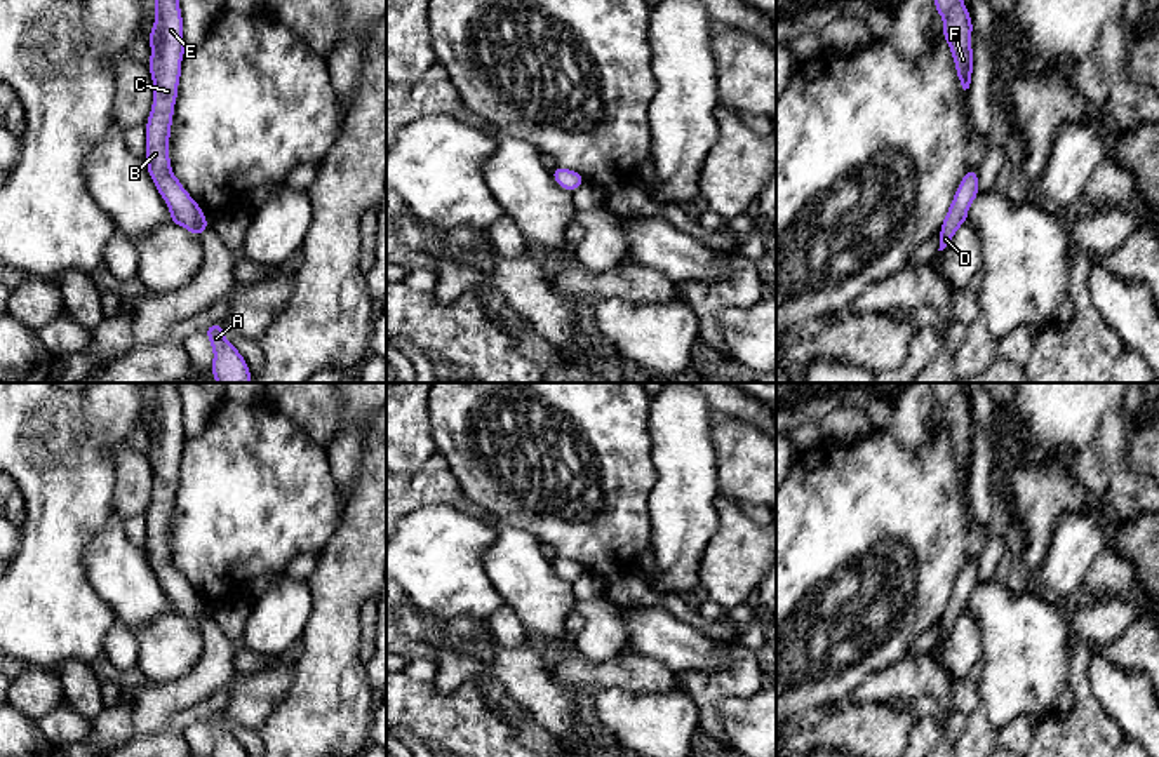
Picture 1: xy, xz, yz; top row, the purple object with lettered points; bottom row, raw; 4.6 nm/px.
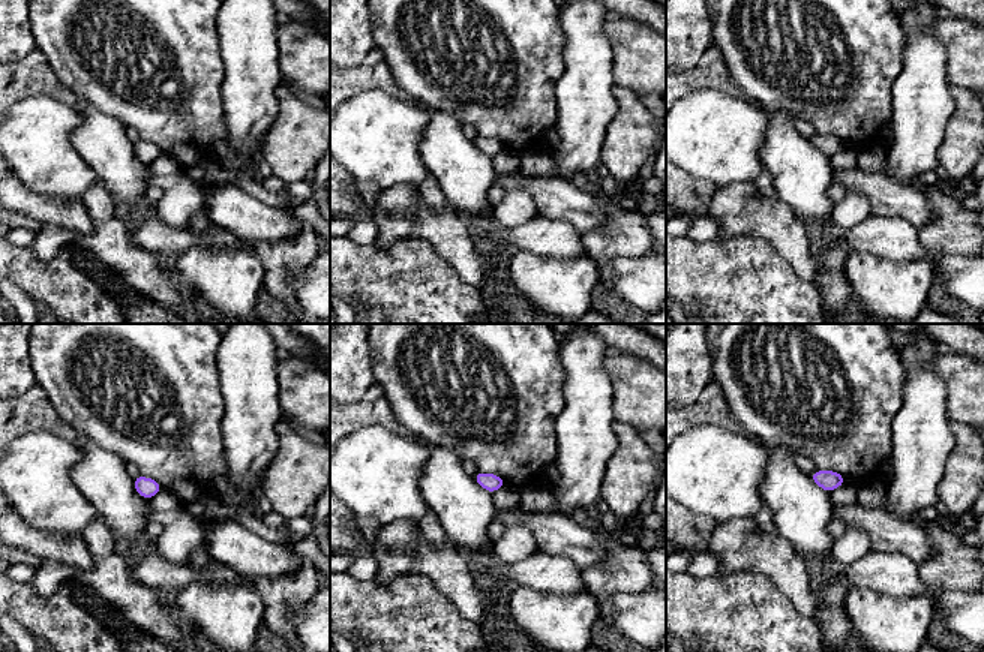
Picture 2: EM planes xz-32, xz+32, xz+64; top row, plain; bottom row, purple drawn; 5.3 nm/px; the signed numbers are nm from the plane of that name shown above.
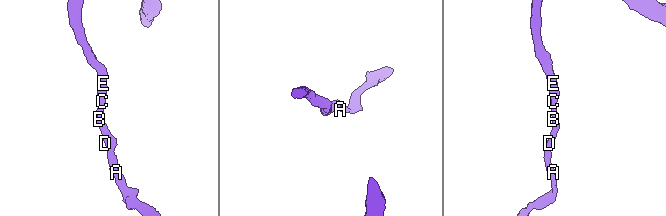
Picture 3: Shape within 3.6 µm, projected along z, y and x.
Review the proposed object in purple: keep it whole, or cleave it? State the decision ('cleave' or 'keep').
keep

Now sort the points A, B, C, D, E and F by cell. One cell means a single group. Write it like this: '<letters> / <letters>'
A B C D E F

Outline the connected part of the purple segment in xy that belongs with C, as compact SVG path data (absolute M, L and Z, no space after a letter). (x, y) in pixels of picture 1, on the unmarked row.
M179 383L155 385L155 414L148 423L151 447L148 459L153 468L153 496L146 512L146 559L165 590L171 611L200 628L211 616L202 597L172 564L169 527L181 468L181 449L186 440L183 430L183 405Z

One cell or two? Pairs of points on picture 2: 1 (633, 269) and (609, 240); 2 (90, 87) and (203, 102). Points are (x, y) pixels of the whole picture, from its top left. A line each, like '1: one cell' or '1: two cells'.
1: two cells
2: one cell

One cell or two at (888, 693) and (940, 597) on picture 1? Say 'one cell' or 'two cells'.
two cells

